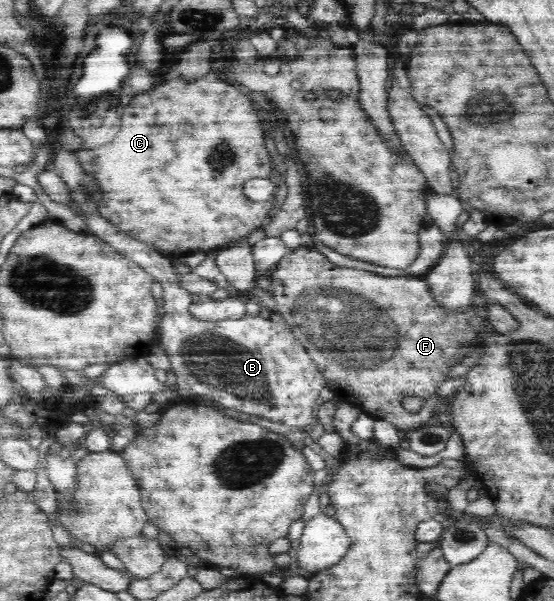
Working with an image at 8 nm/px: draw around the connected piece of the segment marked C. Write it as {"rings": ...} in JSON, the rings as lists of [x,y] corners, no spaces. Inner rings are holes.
{"rings":[[[170,80],[156,90],[133,98],[124,110],[120,110],[124,114],[122,127],[111,142],[75,152],[82,171],[94,175],[102,189],[103,200],[98,204],[98,213],[122,232],[149,244],[158,252],[164,252],[166,256],[186,252],[190,248],[210,250],[258,230],[268,218],[273,200],[252,202],[242,190],[248,180],[270,176],[270,154],[264,142],[266,128],[262,126],[250,96],[240,94],[234,86],[222,80]]]}

